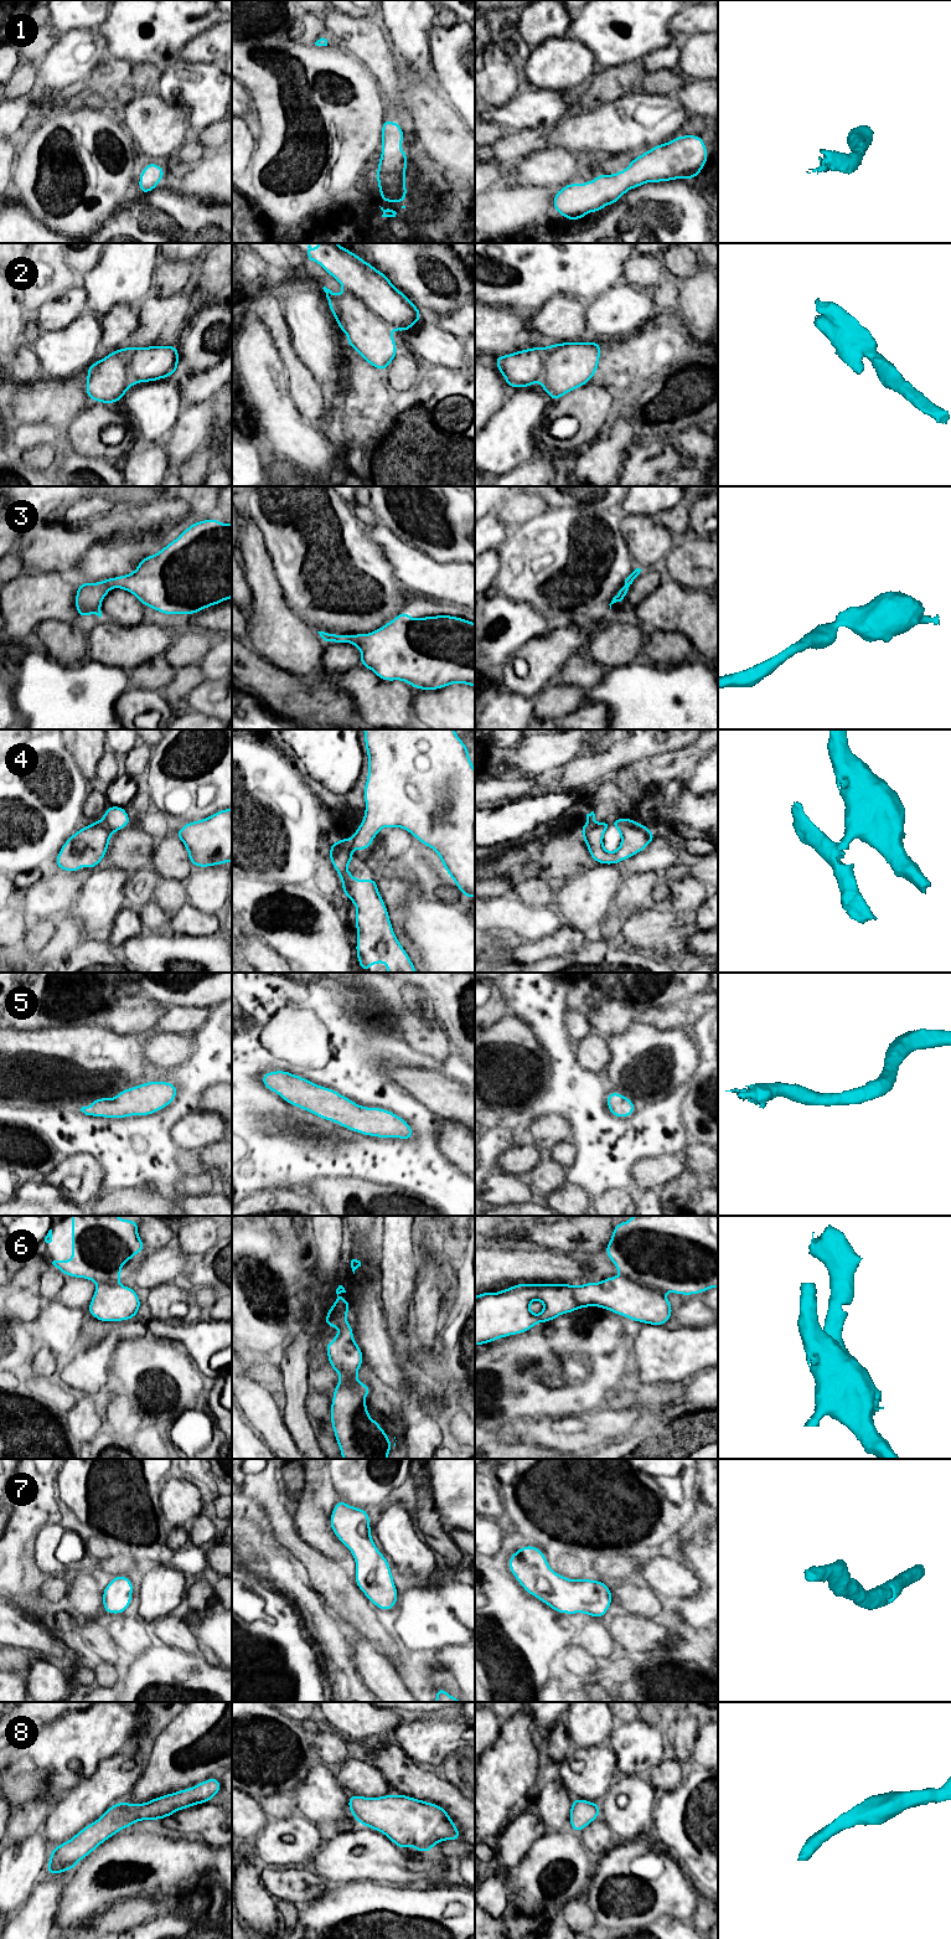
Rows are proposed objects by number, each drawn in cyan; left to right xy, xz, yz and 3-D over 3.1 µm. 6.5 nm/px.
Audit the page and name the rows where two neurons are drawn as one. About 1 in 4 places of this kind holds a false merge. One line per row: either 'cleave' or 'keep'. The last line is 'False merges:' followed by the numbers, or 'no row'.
1: keep
2: cleave
3: keep
4: cleave
5: keep
6: cleave
7: keep
8: keep
False merges: 2, 4, 6

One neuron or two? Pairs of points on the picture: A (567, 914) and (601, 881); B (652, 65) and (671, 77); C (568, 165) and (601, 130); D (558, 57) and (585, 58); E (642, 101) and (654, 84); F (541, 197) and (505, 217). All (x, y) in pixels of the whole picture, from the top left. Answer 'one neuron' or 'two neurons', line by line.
A: one neuron
B: two neurons
C: two neurons
D: one neuron
E: two neurons
F: one neuron

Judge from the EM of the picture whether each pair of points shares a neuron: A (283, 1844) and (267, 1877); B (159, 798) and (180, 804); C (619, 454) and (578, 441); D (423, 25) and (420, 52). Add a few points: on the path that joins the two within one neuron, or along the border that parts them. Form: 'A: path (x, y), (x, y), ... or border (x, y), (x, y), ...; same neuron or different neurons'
A: border (269, 1866), (300, 1868); different neurons
B: path (164, 798), (175, 799); same neuron
C: border (598, 434), (574, 455); different neurons
D: path (420, 31), (420, 46); same neuron

